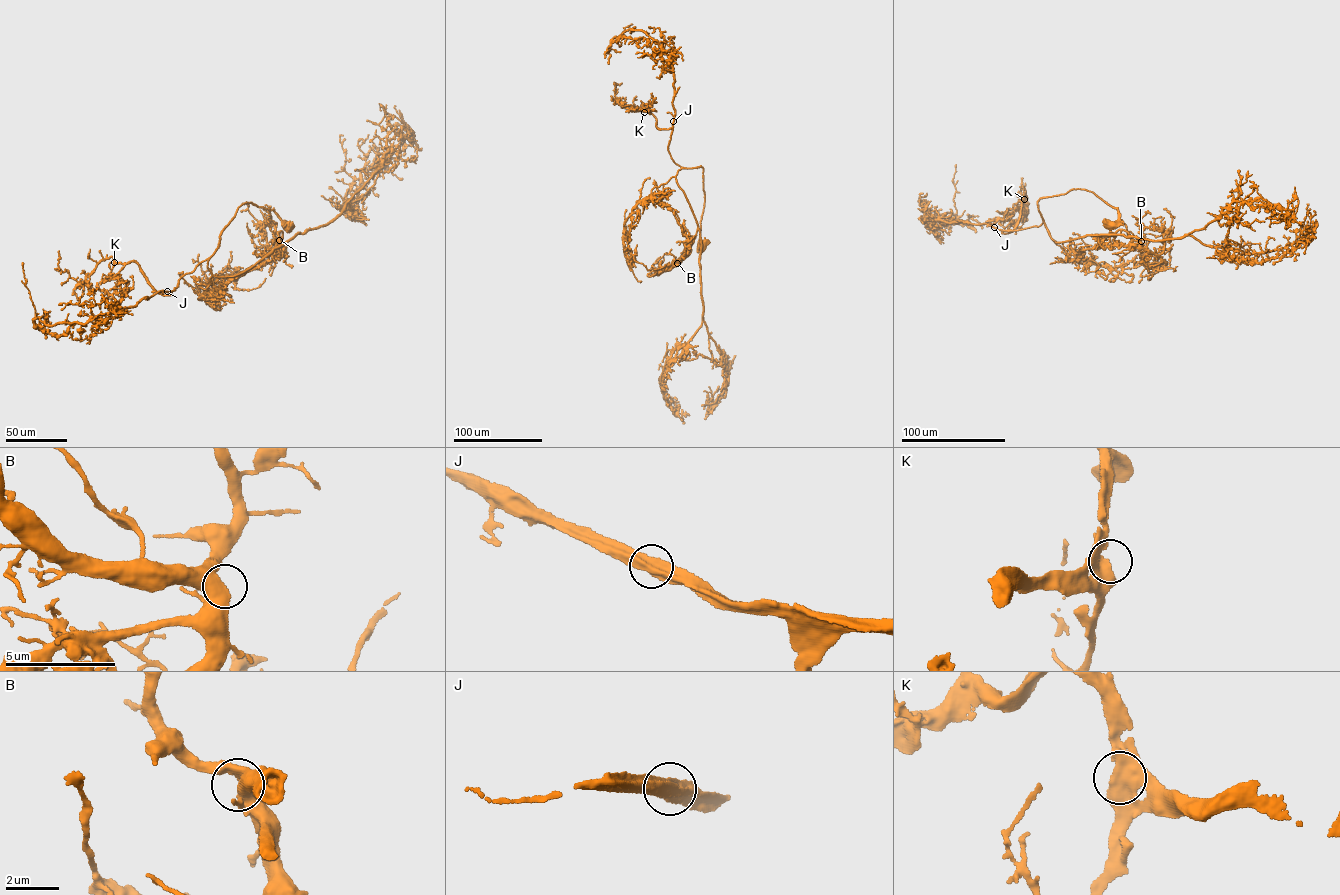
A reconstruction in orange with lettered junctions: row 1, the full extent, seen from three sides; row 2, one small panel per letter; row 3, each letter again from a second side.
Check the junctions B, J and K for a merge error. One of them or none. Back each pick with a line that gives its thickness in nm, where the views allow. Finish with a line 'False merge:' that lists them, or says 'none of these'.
False merge: none of these

